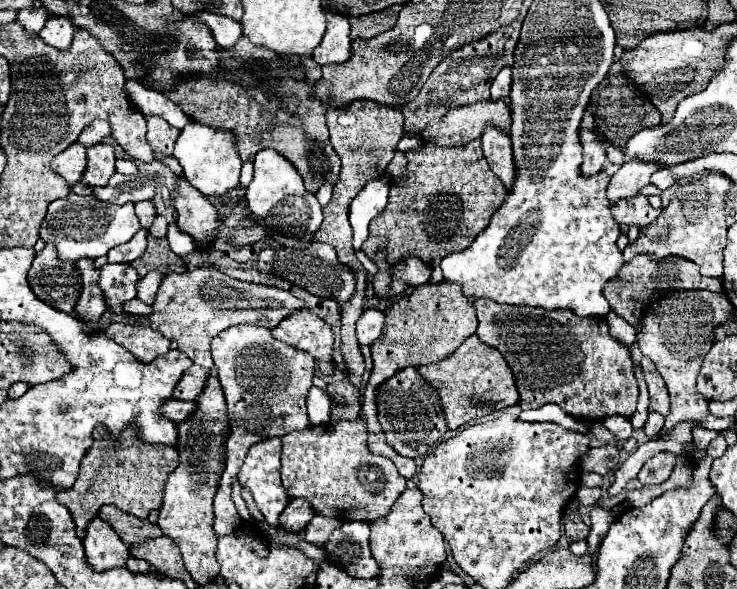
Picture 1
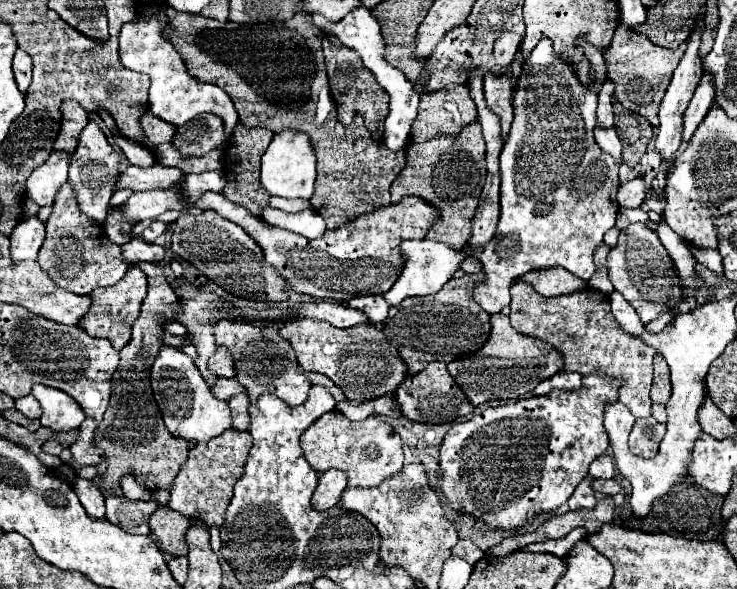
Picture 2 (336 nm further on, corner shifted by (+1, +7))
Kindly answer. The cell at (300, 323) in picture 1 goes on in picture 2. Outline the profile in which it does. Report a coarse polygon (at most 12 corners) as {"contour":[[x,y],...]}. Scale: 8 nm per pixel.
{"contour":[[301,319],[279,333],[349,401],[393,393],[405,363],[371,323]]}

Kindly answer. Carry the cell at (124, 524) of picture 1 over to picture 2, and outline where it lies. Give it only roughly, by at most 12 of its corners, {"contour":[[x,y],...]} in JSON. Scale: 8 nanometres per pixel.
{"contour":[[155,509],[149,529],[165,553],[187,555],[185,533],[191,519]]}

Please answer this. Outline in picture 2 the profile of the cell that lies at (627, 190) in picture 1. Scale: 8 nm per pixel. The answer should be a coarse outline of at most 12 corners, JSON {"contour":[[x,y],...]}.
{"contour":[[705,71],[683,113],[683,145],[713,105],[711,75]]}

